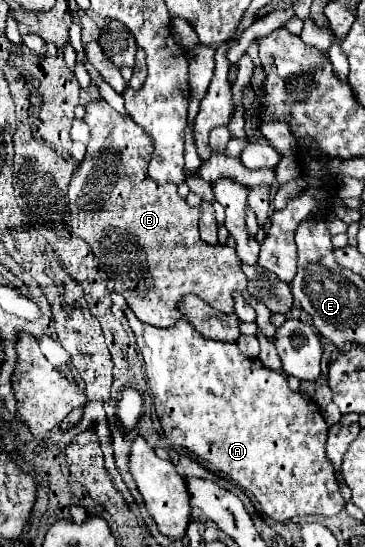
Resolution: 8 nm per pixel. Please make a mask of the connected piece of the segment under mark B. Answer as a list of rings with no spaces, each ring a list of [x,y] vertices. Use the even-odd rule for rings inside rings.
[[[104,100],[86,104],[84,122],[90,126],[90,142],[86,156],[72,174],[68,188],[72,232],[92,248],[100,270],[108,274],[108,278],[114,282],[114,292],[126,298],[136,318],[156,328],[170,328],[182,318],[182,314],[176,310],[176,304],[184,294],[198,294],[204,302],[210,302],[212,308],[226,314],[234,312],[234,290],[246,294],[246,300],[250,300],[250,294],[246,292],[246,274],[240,268],[242,262],[236,250],[230,246],[208,246],[202,242],[198,234],[200,208],[190,208],[186,200],[178,196],[174,184],[160,186],[148,176],[152,142],[144,130],[140,130],[140,126],[136,126],[128,116],[116,112]]]

